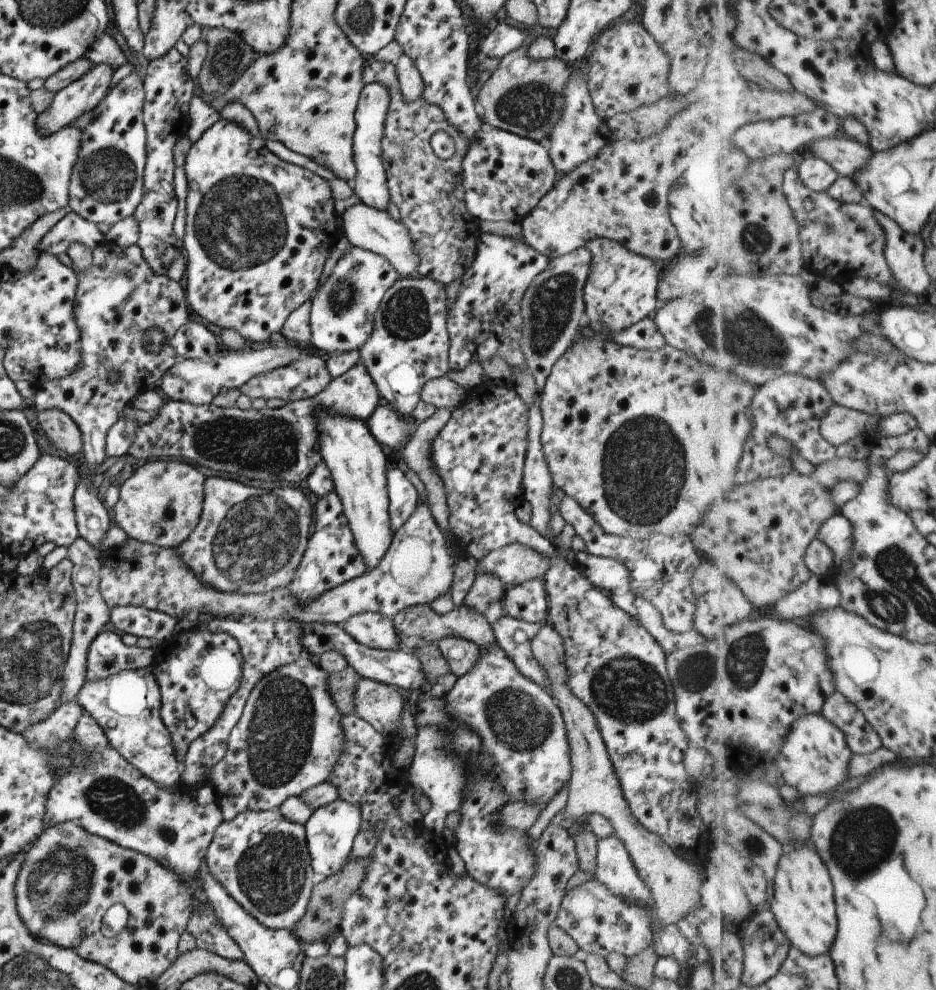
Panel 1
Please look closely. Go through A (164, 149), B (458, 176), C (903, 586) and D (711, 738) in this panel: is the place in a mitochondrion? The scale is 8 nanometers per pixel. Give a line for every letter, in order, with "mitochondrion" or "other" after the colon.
A: other
B: other
C: mitochondrion
D: other

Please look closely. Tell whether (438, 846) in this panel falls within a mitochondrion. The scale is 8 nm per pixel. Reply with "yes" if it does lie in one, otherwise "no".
no

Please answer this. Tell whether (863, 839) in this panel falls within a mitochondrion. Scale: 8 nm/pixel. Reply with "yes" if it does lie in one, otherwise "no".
yes

